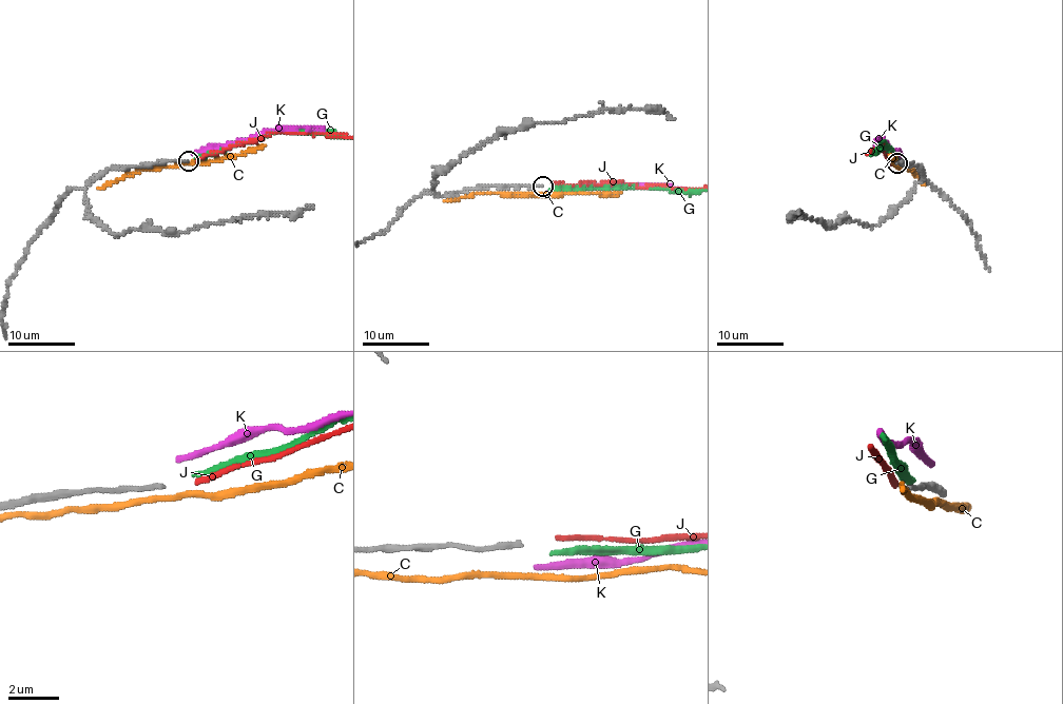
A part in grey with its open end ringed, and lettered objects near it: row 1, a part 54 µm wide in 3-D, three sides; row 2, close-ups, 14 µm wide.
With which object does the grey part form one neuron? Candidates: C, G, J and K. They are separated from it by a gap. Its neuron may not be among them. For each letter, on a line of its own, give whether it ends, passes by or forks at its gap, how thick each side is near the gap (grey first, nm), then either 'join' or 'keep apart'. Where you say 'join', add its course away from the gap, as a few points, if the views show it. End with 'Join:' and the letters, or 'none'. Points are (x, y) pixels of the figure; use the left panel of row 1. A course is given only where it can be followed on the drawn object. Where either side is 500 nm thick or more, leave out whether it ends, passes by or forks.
C: it passes by | 200/240 nm | keep apart
G: it ends | 200/240 nm | keep apart
J: it ends | 200/200 nm | join
K: it ends | 200/240 nm | keep apart
Join: J

